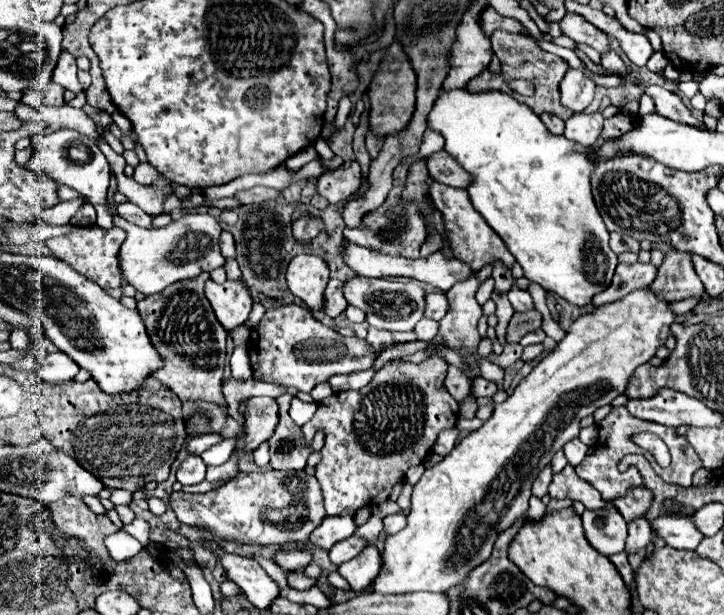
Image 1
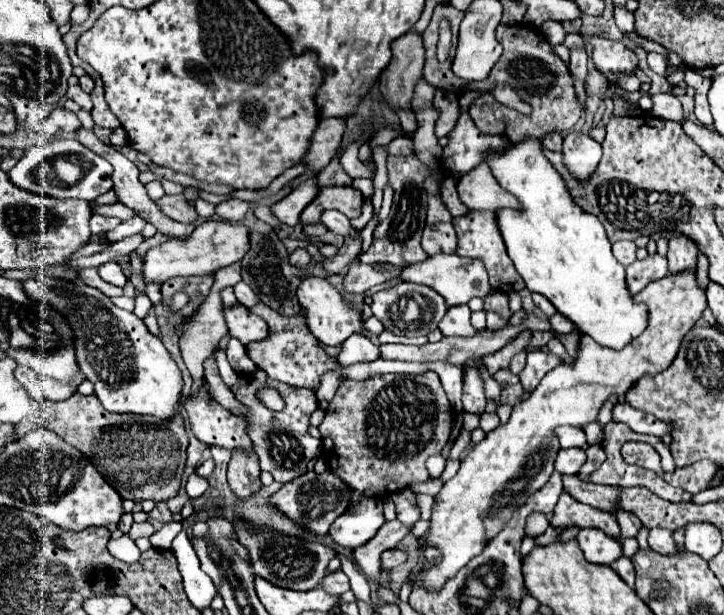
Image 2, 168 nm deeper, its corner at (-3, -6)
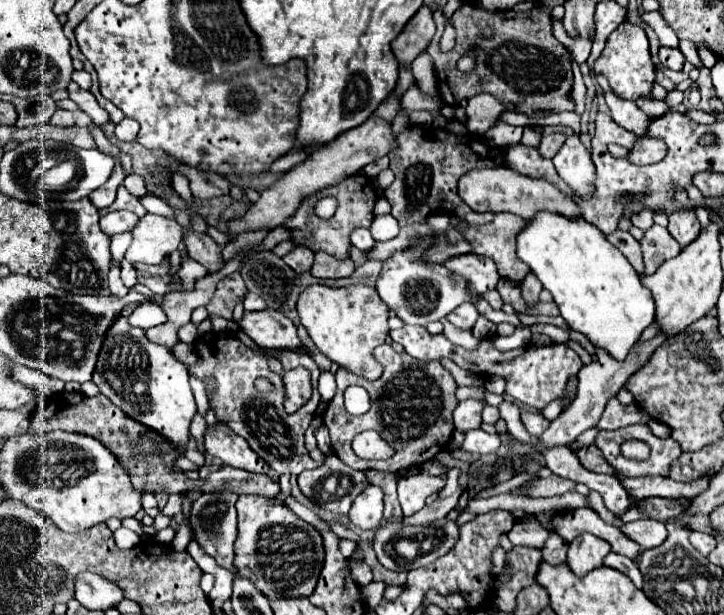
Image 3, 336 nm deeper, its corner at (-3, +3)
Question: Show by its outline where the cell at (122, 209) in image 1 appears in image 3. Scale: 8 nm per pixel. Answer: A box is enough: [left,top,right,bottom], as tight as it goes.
[101,210,139,236]

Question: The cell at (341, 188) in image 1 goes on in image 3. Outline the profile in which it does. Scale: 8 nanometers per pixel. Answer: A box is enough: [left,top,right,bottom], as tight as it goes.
[285,174,377,258]

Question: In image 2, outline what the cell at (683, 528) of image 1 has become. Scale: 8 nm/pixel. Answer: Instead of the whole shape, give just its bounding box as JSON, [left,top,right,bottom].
[649,529,677,555]

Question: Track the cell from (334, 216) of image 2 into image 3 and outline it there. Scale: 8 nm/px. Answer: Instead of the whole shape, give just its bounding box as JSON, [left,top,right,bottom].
[351,228,375,250]

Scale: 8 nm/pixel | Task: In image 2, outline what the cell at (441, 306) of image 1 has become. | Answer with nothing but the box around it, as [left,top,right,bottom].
[439,305,475,337]

